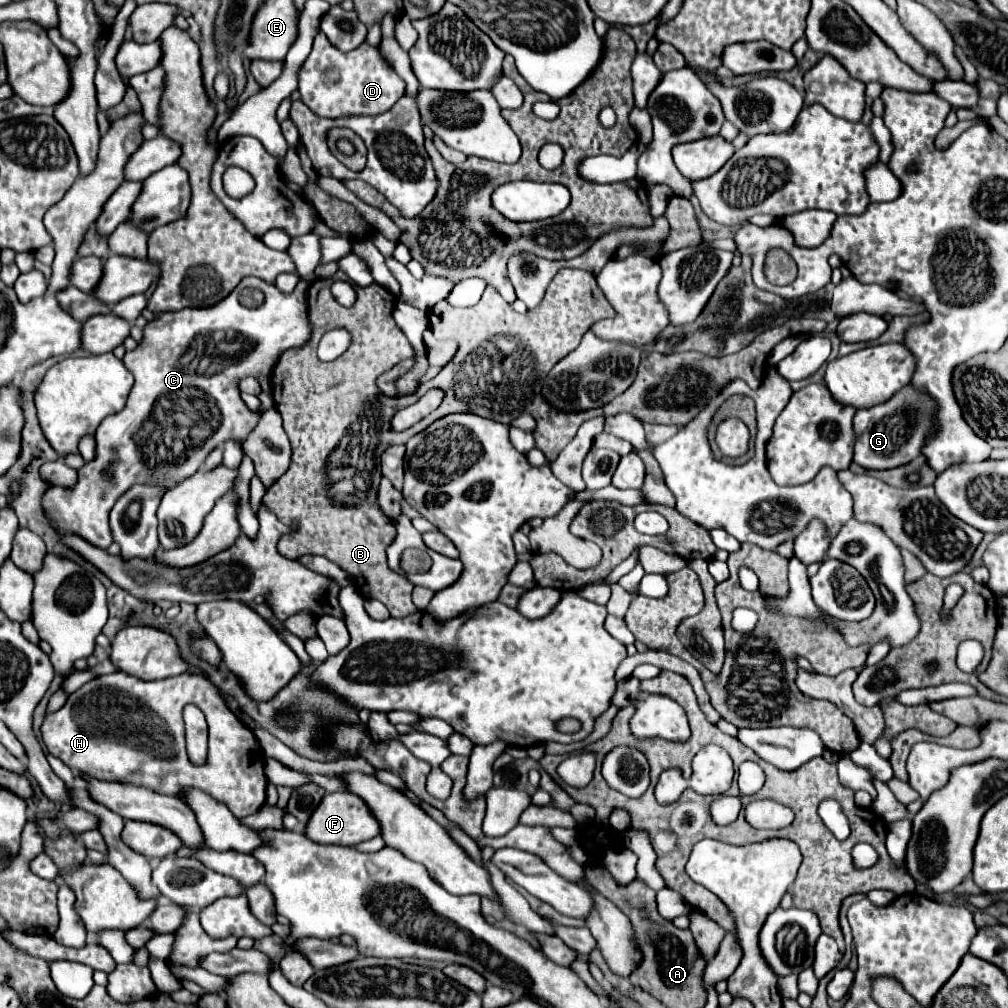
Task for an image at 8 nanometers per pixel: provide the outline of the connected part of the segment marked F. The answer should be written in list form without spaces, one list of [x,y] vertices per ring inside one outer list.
[[[347,791],[327,793],[305,825],[305,837],[321,845],[355,847],[367,839],[373,839],[375,835],[379,835],[379,825],[375,823],[371,811],[367,811],[367,805],[357,795],[349,795]]]

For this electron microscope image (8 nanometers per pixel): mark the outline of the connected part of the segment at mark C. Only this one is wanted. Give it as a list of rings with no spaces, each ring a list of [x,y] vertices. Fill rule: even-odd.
[[[247,277],[247,279],[243,279],[243,281],[231,291],[231,295],[227,295],[225,299],[221,299],[219,303],[215,303],[215,305],[211,305],[211,307],[195,307],[195,309],[189,309],[189,307],[187,307],[187,309],[181,309],[181,311],[155,313],[155,319],[149,321],[149,323],[145,325],[145,329],[143,329],[143,339],[141,339],[141,343],[139,343],[133,351],[127,351],[125,357],[123,357],[123,363],[127,365],[127,369],[129,369],[129,371],[133,373],[133,377],[135,377],[135,385],[133,385],[133,389],[131,389],[131,393],[129,393],[129,399],[127,399],[125,409],[119,411],[119,413],[107,415],[107,417],[101,421],[101,425],[99,425],[99,429],[97,429],[95,459],[93,459],[93,461],[87,461],[81,469],[77,469],[77,483],[75,483],[73,487],[49,487],[49,489],[43,493],[41,507],[43,507],[43,513],[45,513],[47,521],[51,523],[51,527],[53,527],[57,533],[63,531],[61,535],[79,535],[79,537],[83,537],[87,543],[91,543],[91,545],[95,545],[95,547],[99,547],[99,549],[107,549],[107,547],[113,543],[113,539],[111,539],[111,535],[109,535],[109,523],[107,523],[109,511],[113,509],[115,501],[117,501],[125,491],[129,491],[135,483],[151,483],[151,485],[157,485],[157,487],[163,487],[163,489],[171,489],[171,487],[175,487],[177,483],[181,483],[183,479],[195,475],[195,471],[199,471],[199,467],[203,465],[205,457],[207,457],[213,449],[221,447],[225,441],[235,439],[235,441],[239,443],[239,447],[243,447],[245,439],[253,433],[253,427],[259,423],[262,414],[274,406],[267,385],[271,385],[271,383],[269,383],[269,375],[271,375],[273,365],[277,363],[279,355],[283,353],[283,349],[299,347],[299,345],[303,345],[303,343],[309,339],[311,323],[309,323],[309,315],[307,315],[307,285],[309,285],[309,281],[299,279],[295,291],[289,293],[289,295],[285,295],[285,293],[281,293],[275,285],[269,285],[269,283],[265,283],[265,281],[261,281],[261,279],[255,279],[255,277]],[[251,291],[259,291],[259,293],[261,293],[259,303],[251,303],[251,297],[253,297]],[[247,375],[255,375],[255,377],[261,381],[261,385],[265,387],[263,391],[267,391],[267,393],[262,392],[258,397],[261,402],[258,413],[253,413],[248,409],[247,405],[241,399],[239,389],[235,389],[235,381],[241,379],[241,377],[247,377]]]

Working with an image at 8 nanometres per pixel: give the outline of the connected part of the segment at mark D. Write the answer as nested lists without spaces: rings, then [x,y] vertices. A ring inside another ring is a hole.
[[[319,31],[313,49],[299,69],[301,101],[319,117],[337,119],[347,115],[379,115],[389,111],[405,93],[405,81],[383,61],[377,47],[361,43],[357,49],[343,53],[329,43]]]

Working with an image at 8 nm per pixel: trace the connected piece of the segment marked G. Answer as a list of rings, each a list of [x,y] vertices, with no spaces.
[[[905,387],[893,395],[887,403],[859,409],[853,417],[855,431],[855,457],[853,461],[865,469],[891,469],[909,463],[919,457],[919,447],[923,447],[923,439],[927,439],[927,431],[931,431],[931,411],[935,403],[923,395],[911,395]]]

